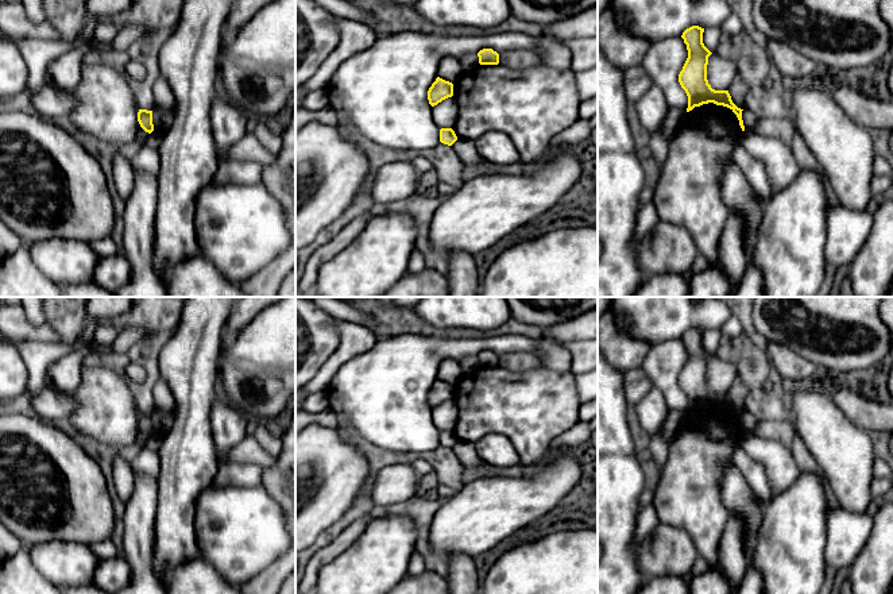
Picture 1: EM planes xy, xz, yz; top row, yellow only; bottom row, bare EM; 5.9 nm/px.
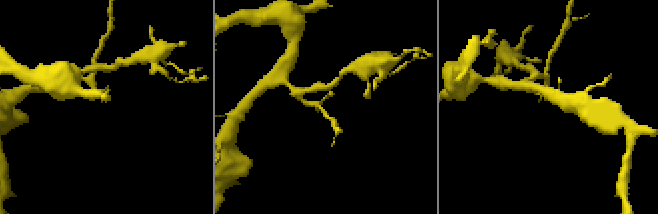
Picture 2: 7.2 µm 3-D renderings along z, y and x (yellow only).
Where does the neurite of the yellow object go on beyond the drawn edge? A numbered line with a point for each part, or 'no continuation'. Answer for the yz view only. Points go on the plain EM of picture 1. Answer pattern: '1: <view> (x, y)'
no continuation

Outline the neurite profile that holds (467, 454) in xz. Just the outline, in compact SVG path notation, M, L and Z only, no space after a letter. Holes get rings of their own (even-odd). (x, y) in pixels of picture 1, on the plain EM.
M457 440L452 448L463 466L483 464L480 456L476 452L475 444Z

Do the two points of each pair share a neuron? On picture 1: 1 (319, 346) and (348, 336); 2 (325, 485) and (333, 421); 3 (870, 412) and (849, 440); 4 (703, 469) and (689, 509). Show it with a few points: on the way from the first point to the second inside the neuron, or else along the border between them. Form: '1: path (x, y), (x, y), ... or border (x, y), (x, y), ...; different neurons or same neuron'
1: border (341, 323), (337, 347), (321, 366); different neurons
2: border (309, 423), (341, 427); different neurons
3: border (837, 405), (854, 424), (873, 435); different neurons
4: path (694, 478), (689, 482), (689, 500); same neuron

